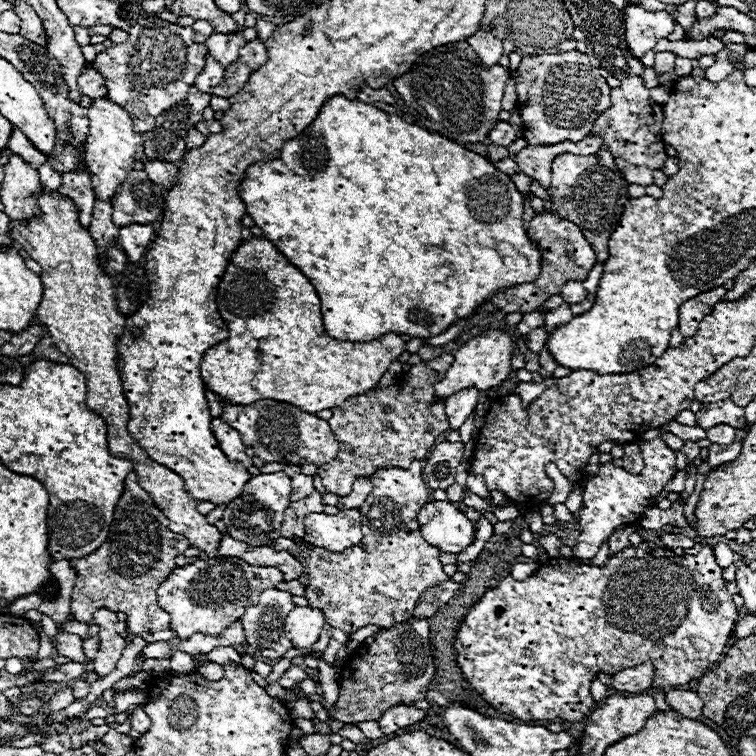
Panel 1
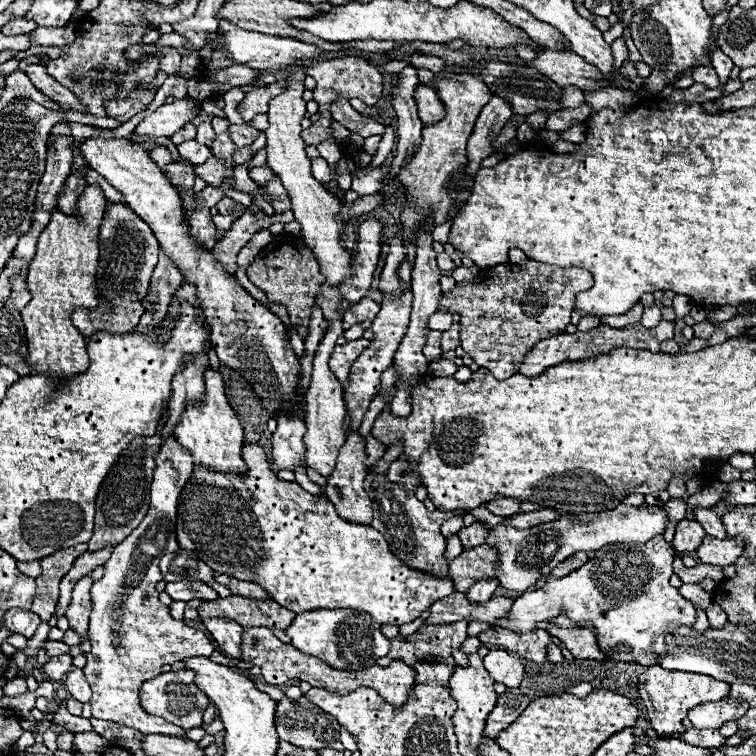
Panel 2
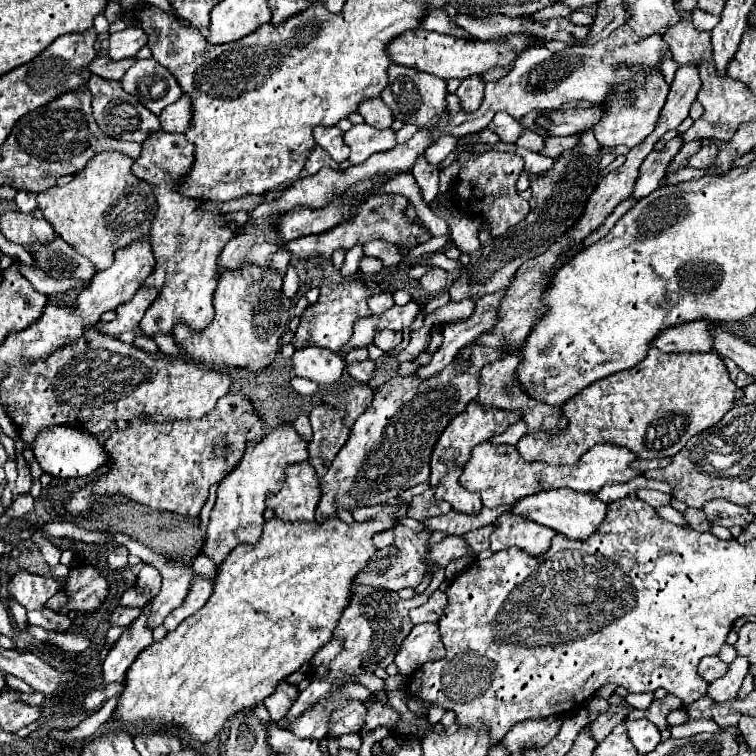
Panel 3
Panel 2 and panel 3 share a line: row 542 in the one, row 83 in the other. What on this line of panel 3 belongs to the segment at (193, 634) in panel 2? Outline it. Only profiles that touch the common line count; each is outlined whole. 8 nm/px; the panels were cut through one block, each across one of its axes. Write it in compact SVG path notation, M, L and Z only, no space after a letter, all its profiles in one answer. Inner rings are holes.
M138 60L120 80L122 90L138 96L138 100L156 116L182 96L176 78L158 62Z

